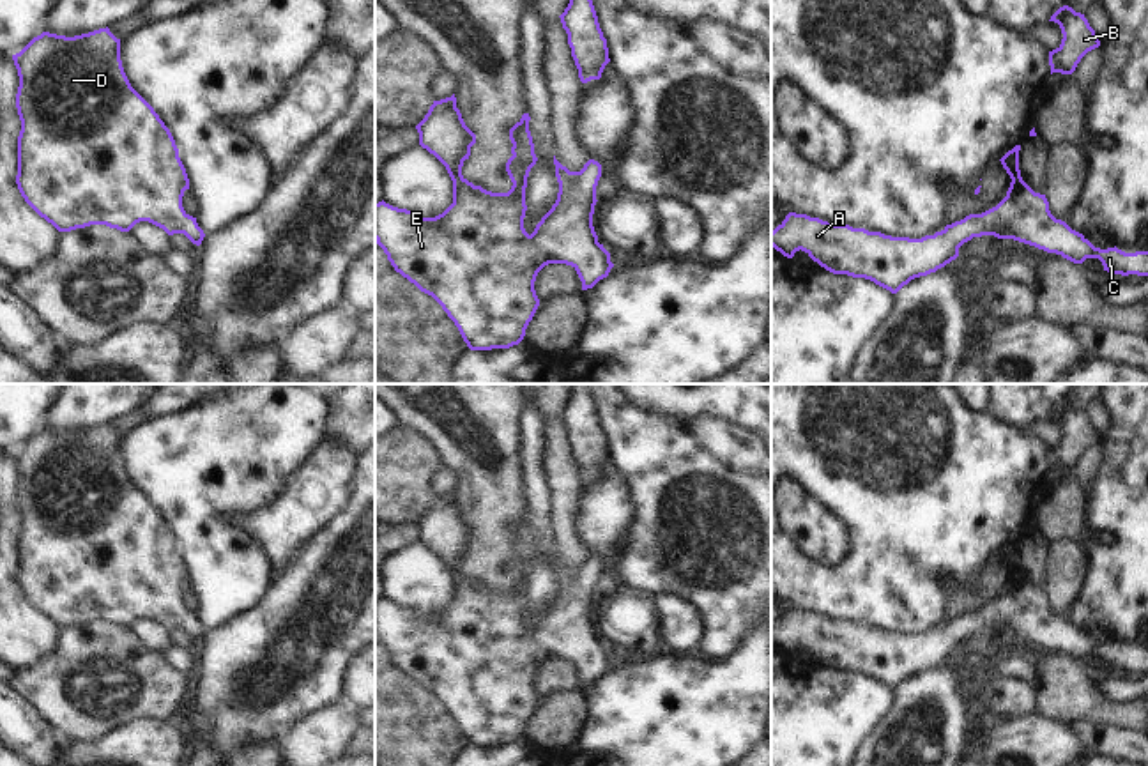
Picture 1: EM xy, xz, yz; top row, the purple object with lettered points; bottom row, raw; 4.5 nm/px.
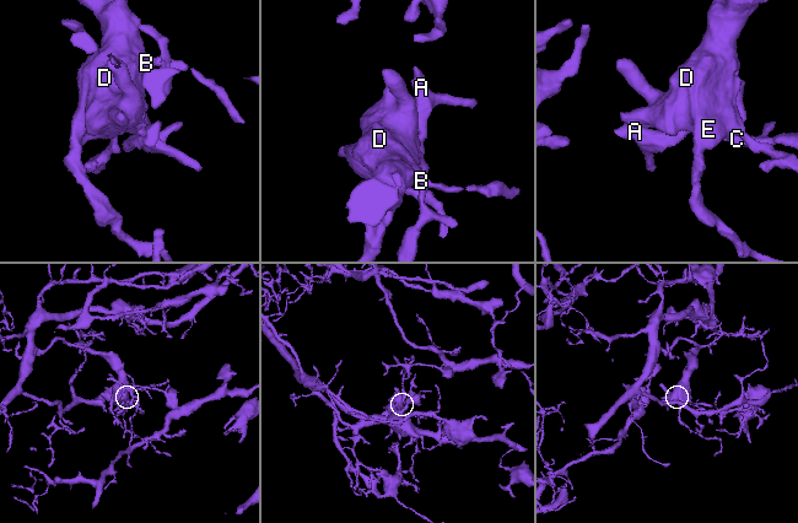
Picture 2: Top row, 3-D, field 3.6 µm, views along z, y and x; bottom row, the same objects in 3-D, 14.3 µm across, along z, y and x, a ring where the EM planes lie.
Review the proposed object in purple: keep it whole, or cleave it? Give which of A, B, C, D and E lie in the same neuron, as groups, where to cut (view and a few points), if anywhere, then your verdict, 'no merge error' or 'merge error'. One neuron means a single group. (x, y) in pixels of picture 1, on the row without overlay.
groups A B C D E; cut none; no merge error

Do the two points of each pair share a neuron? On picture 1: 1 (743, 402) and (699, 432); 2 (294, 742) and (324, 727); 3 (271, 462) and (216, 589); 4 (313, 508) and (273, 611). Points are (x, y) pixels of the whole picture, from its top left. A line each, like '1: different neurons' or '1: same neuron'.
1: different neurons
2: same neuron
3: same neuron
4: different neurons

